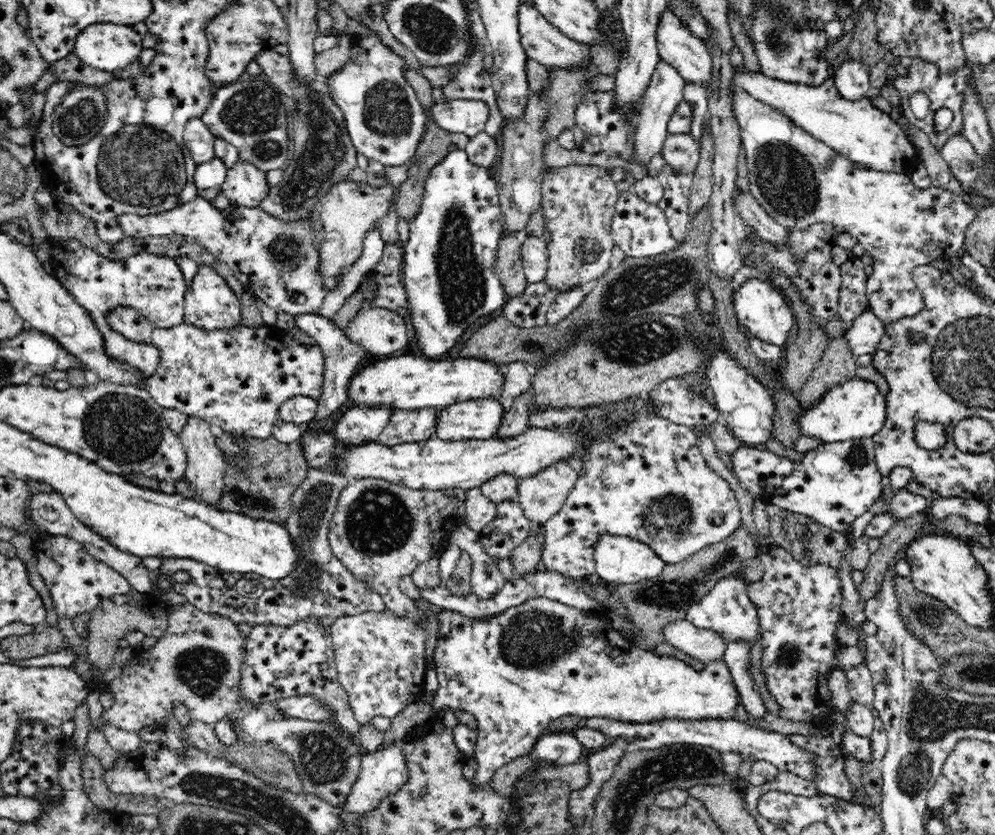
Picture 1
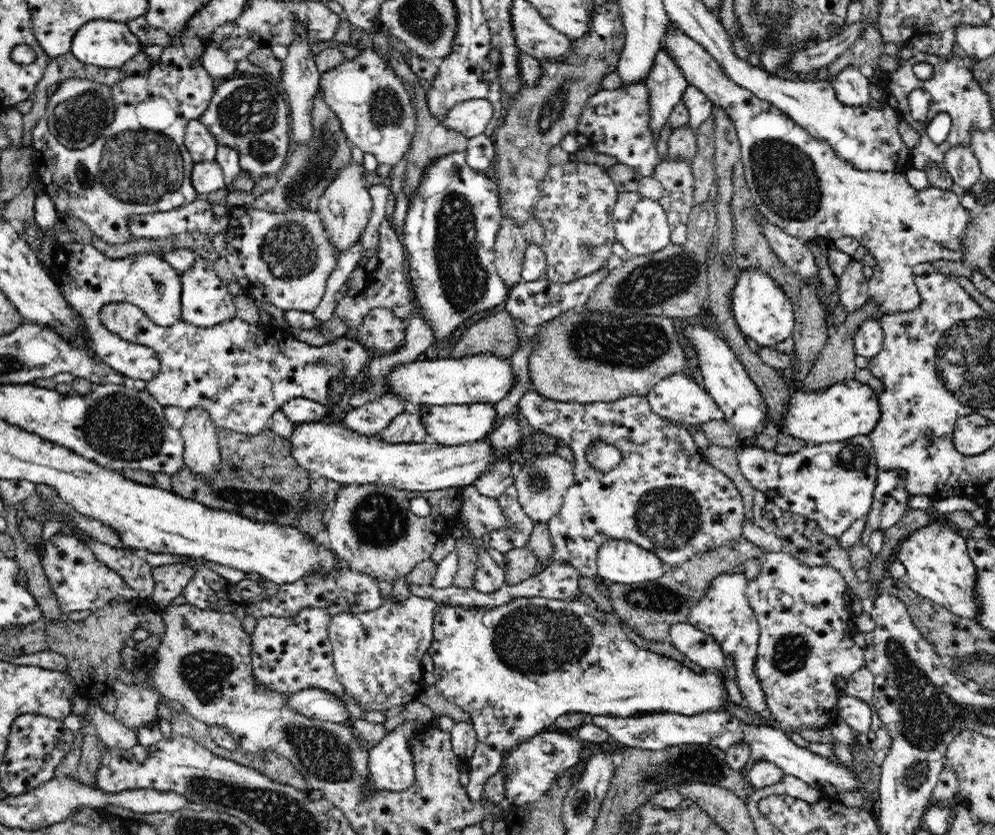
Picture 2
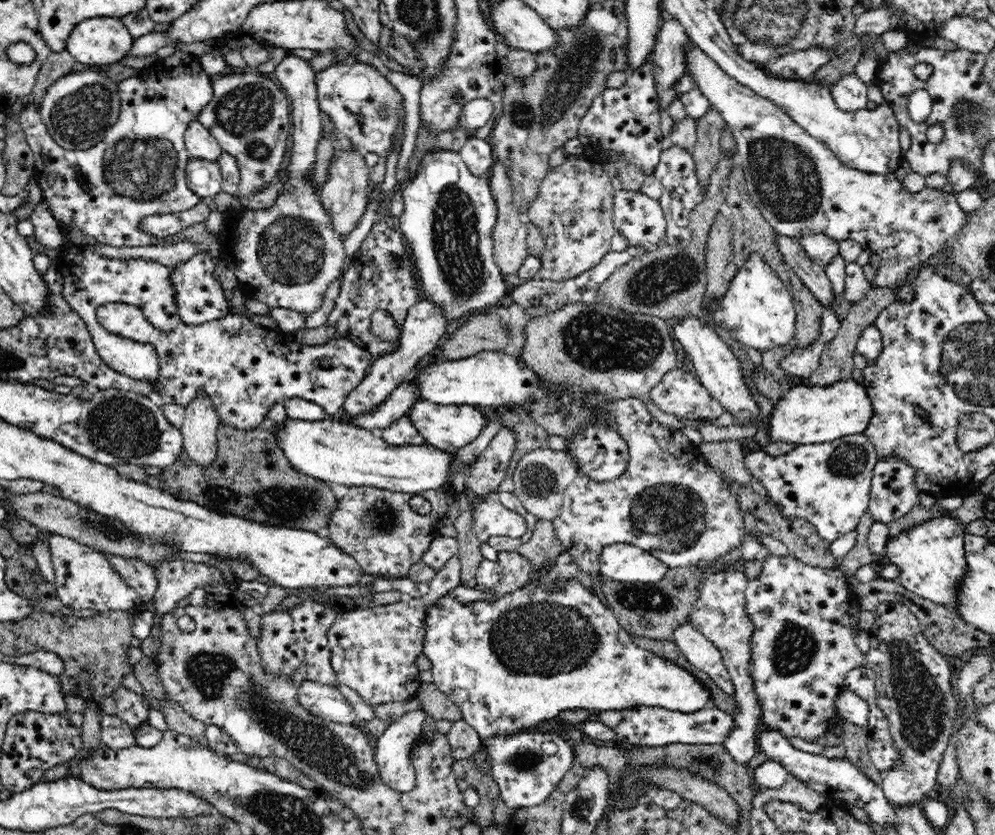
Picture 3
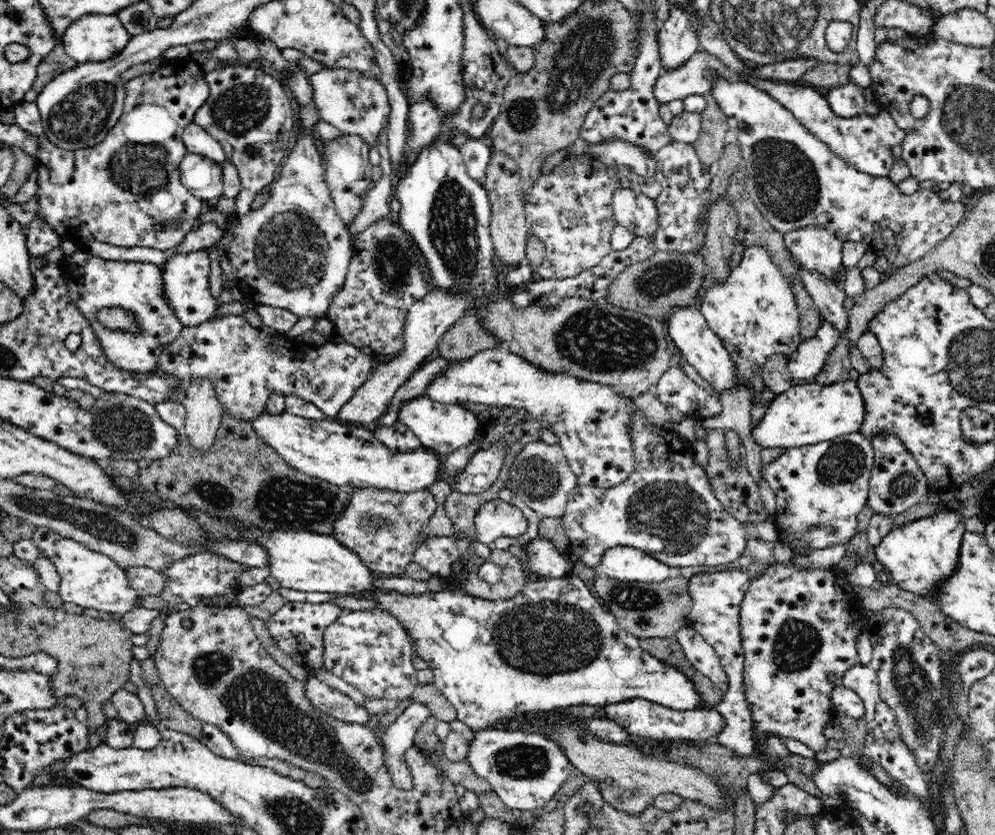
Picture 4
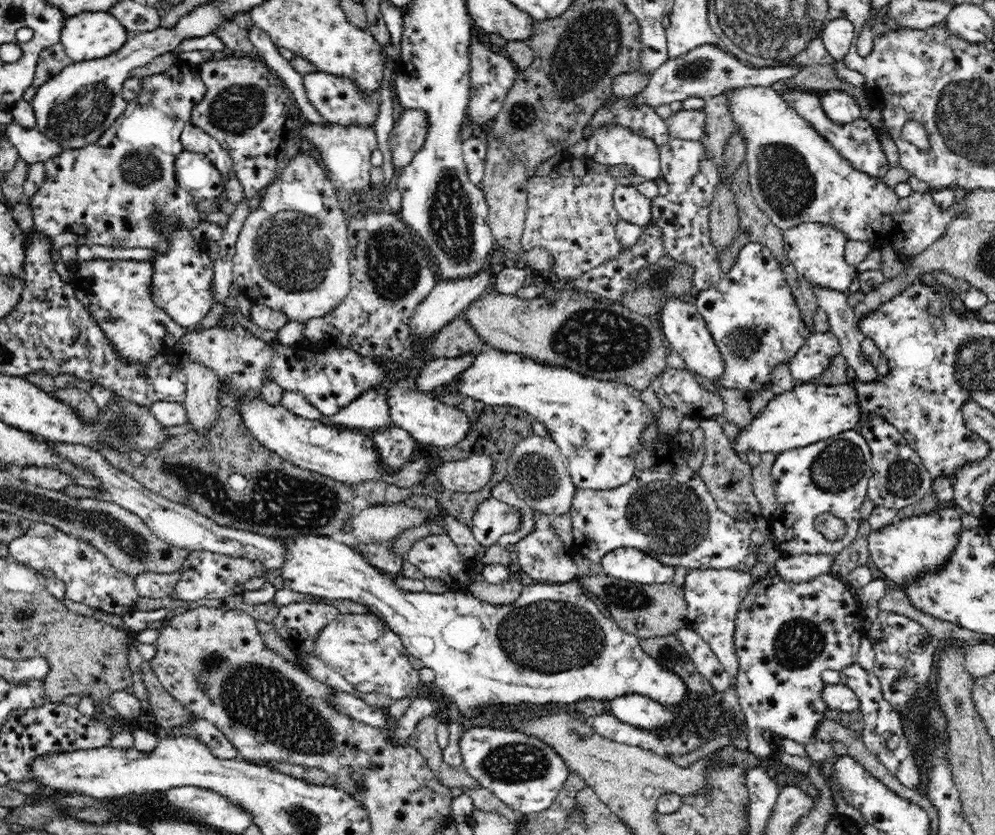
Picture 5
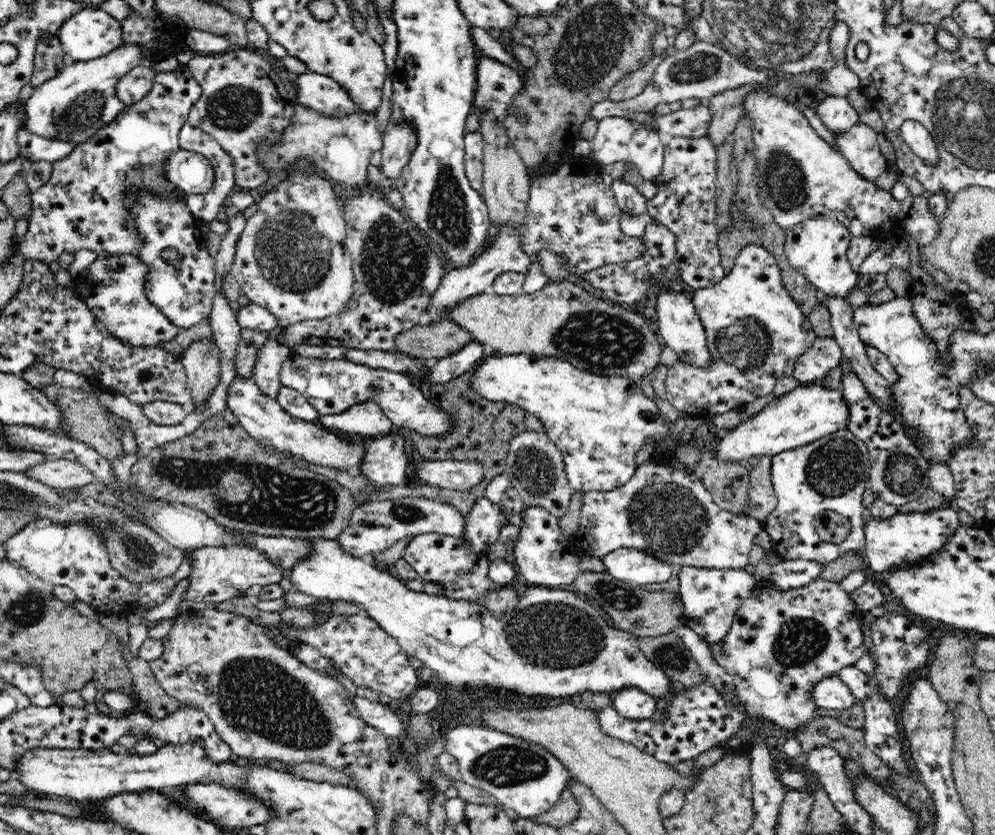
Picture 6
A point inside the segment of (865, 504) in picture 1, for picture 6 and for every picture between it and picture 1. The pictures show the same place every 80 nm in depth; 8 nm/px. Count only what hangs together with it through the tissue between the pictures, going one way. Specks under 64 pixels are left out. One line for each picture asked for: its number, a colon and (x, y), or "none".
2: (832, 483)
3: (828, 484)
4: (819, 487)
5: (832, 475)
6: (831, 473)

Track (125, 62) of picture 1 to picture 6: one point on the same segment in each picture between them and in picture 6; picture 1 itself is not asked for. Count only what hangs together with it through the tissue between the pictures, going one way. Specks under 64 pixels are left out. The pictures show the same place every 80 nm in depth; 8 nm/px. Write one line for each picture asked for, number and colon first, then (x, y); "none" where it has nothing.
2: (106, 44)
3: (102, 41)
4: (95, 37)
5: (88, 36)
6: (91, 33)

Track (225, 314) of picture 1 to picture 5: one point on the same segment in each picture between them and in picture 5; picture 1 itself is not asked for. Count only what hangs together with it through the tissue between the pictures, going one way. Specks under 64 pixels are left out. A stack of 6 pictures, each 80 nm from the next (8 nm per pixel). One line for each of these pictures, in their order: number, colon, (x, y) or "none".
2: (205, 302)
3: (200, 298)
4: (186, 275)
5: (182, 281)

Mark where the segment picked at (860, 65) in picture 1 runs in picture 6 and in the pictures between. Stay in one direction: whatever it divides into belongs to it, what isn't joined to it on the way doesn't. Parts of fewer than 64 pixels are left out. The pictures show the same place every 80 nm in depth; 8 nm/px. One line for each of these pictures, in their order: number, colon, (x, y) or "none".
2: (852, 89)
3: (850, 94)
4: (848, 100)
5: (841, 107)
6: (837, 114)

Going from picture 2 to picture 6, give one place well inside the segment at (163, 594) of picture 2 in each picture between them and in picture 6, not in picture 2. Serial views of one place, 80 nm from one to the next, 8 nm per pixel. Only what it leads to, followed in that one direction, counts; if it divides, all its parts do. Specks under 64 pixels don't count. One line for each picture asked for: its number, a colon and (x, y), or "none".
3: (177, 579)
4: (203, 574)
5: (204, 575)
6: (218, 574)

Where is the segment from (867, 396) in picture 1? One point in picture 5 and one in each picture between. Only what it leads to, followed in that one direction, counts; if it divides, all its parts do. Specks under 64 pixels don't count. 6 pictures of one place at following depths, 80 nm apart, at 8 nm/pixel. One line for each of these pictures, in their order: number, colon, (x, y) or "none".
2: (848, 409)
3: (805, 414)
4: (807, 413)
5: (810, 412)

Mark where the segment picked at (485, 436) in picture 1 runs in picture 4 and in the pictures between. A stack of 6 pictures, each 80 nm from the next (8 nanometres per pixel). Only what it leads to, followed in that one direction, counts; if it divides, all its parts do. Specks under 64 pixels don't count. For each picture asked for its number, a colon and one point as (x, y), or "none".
2: (452, 425)
3: (450, 427)
4: (443, 427)

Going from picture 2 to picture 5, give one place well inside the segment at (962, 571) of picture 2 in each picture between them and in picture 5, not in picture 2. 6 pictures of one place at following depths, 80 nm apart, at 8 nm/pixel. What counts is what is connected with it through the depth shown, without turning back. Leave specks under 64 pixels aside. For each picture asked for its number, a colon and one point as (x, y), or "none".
3: (931, 557)
4: (920, 556)
5: (909, 549)

